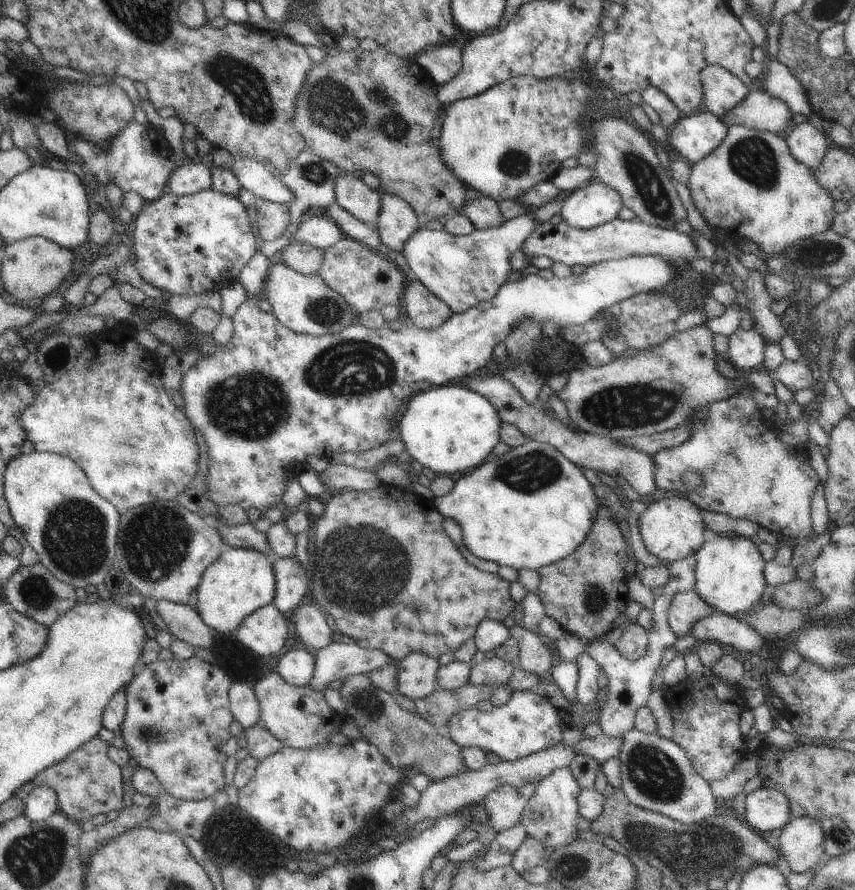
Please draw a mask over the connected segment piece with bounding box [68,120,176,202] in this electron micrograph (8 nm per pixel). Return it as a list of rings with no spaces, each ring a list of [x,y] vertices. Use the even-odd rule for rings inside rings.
[[[134,120],[115,136],[112,143],[109,143],[108,151],[101,151],[92,143],[78,138],[68,148],[73,157],[80,156],[86,162],[86,168],[79,168],[78,165],[77,170],[87,191],[96,191],[97,181],[106,186],[110,181],[114,181],[122,189],[123,194],[136,191],[146,201],[151,202],[168,192],[170,175],[176,168],[176,160],[166,137],[167,135],[154,125],[144,127]]]

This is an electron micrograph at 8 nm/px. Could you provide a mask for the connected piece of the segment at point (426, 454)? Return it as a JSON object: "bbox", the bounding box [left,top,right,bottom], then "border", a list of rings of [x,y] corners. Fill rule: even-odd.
{"bbox":[397,383,502,476],"border":[[[452,383],[435,386],[414,394],[407,404],[406,412],[398,420],[397,437],[402,439],[405,450],[423,467],[430,468],[437,476],[468,472],[492,456],[492,449],[500,441],[500,423],[502,422],[492,403],[480,394]]]}

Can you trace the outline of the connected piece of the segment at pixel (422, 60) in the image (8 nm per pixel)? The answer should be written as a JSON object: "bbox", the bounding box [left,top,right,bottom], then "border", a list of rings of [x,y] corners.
{"bbox":[415,43,463,86],"border":[[[448,43],[426,48],[415,59],[437,86],[447,83],[458,74],[463,65],[462,57],[462,51]]]}

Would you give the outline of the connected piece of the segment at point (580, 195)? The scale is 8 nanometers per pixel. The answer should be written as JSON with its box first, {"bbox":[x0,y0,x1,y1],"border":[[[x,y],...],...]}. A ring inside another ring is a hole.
{"bbox":[560,181,624,230],"border":[[[598,181],[568,194],[560,214],[570,226],[588,230],[618,218],[624,206],[616,189]]]}

